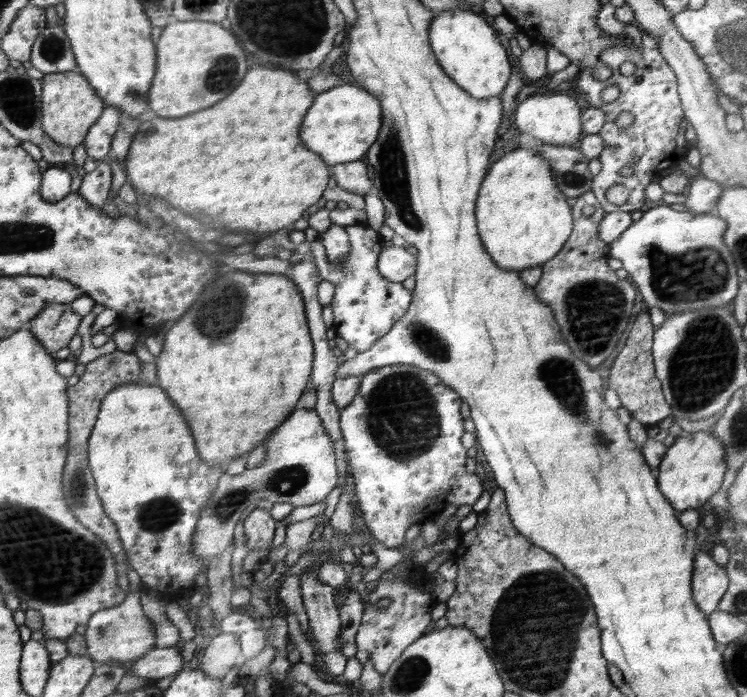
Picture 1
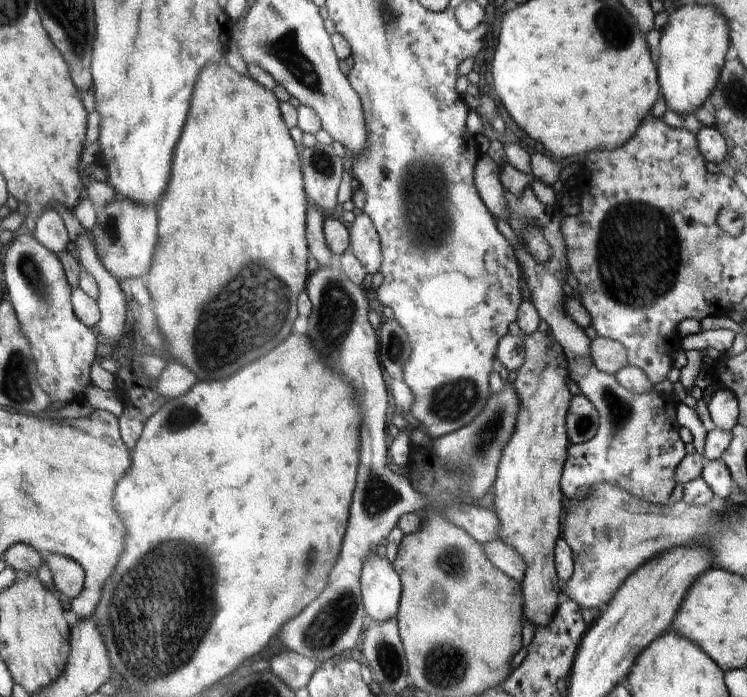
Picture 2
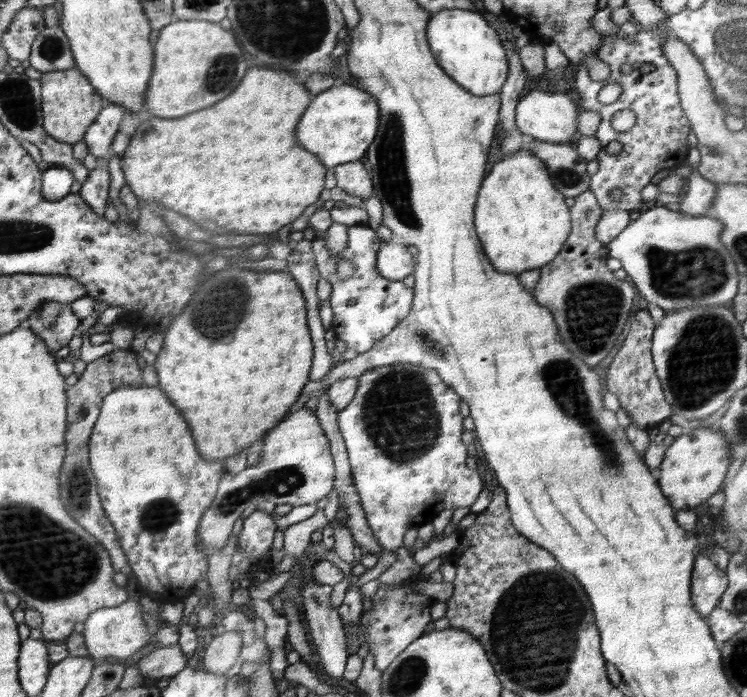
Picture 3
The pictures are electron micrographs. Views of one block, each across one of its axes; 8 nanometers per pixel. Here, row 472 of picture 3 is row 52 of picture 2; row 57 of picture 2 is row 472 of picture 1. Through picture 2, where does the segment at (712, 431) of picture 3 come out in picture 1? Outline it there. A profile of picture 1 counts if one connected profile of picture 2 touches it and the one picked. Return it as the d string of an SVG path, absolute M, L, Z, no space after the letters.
M698 431L690 434L682 433L675 438L674 444L667 449L658 466L658 472L660 473L659 489L663 491L664 498L669 499L671 505L676 510L682 512L688 509L696 509L702 506L704 500L708 500L720 490L724 474L728 470L728 463L726 448L718 435L715 435L712 431Z

